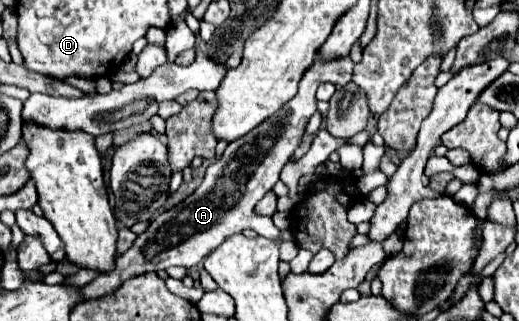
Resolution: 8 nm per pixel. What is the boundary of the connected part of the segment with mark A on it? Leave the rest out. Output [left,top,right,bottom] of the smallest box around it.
[79,58,353,302]

